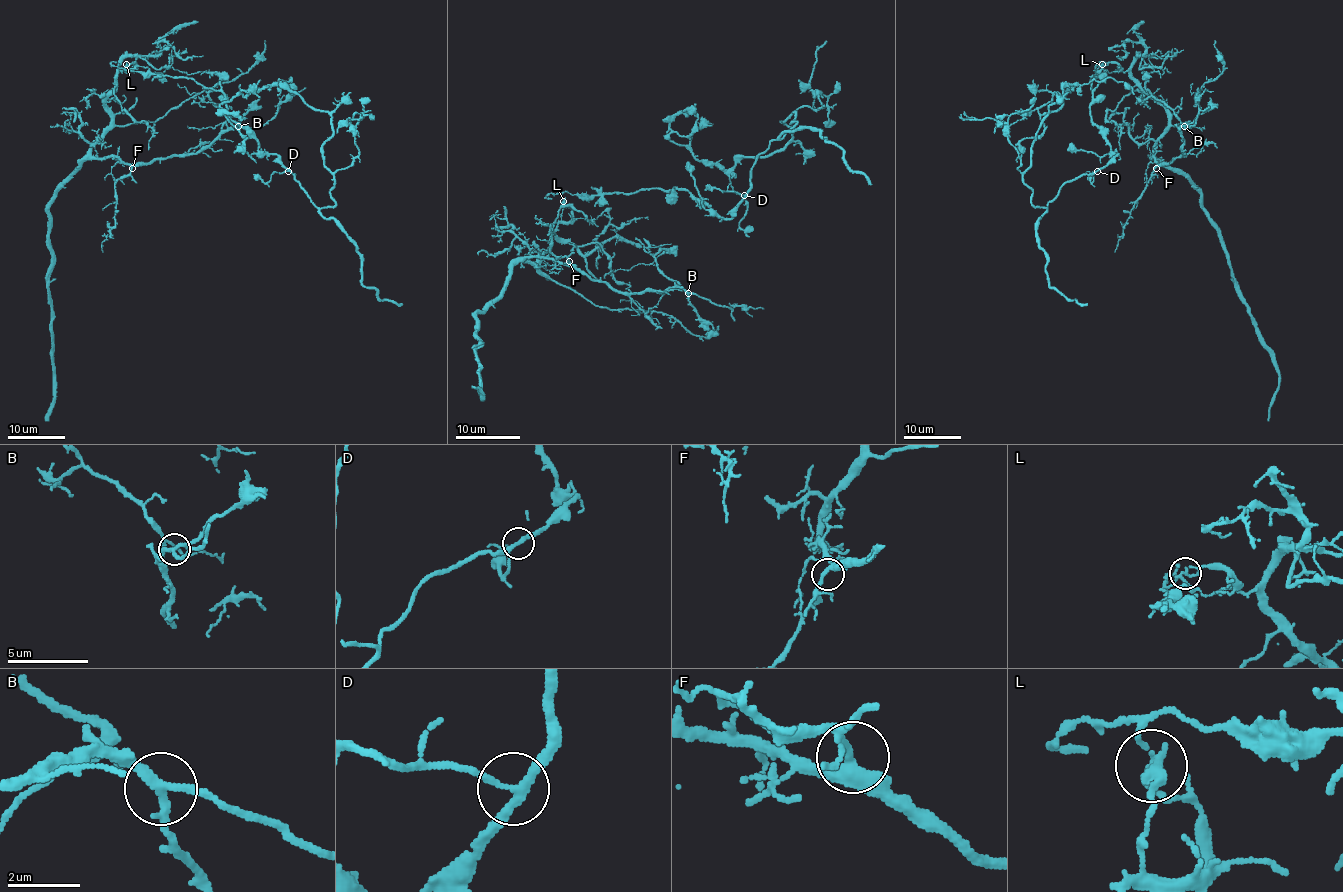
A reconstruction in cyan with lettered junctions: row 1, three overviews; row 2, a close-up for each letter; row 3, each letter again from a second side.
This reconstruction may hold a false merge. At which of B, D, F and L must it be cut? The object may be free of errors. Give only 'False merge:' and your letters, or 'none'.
False merge: L

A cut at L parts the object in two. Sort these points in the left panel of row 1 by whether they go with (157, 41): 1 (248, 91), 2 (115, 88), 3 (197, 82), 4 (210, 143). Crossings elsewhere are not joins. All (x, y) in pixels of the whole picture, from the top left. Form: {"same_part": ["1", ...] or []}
{"same_part": ["2", "4"]}

